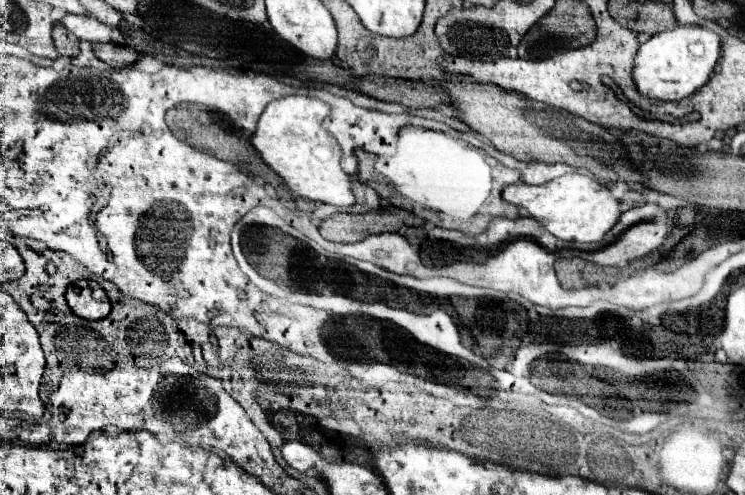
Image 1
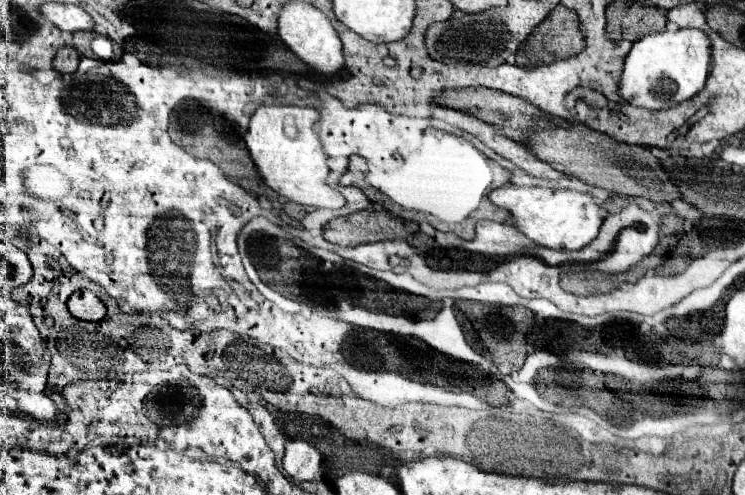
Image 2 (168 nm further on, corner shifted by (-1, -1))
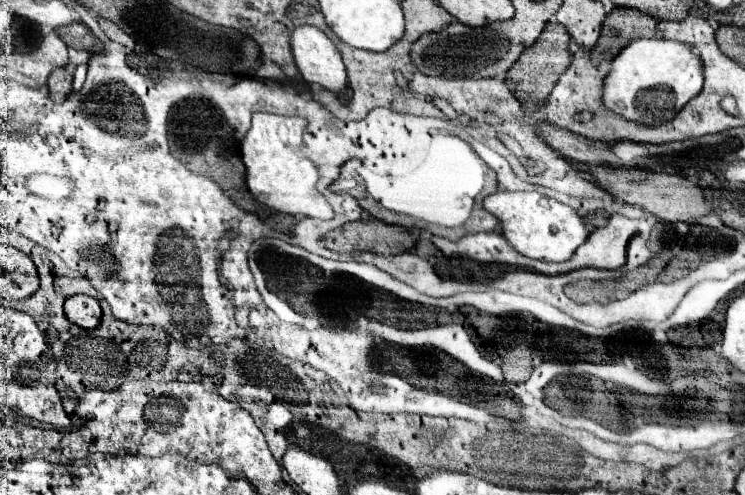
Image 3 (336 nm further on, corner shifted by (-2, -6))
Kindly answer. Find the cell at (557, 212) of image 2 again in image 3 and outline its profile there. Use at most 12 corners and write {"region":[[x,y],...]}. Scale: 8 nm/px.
{"region":[[496,191],[484,209],[518,253],[568,261],[590,235],[538,191]]}

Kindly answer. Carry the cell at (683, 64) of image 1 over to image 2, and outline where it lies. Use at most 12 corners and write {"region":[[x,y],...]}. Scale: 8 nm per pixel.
{"region":[[701,30],[647,34],[625,56],[619,94],[673,108],[705,86]]}

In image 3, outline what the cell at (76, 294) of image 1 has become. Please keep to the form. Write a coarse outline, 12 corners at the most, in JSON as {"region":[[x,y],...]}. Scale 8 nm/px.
{"region":[[88,295],[68,297],[64,313],[74,325],[94,329],[100,303]]}

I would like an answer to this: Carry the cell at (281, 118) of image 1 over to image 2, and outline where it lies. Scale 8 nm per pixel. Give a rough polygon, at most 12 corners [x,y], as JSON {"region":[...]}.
{"region":[[261,106],[245,144],[263,182],[341,208],[315,108]]}

